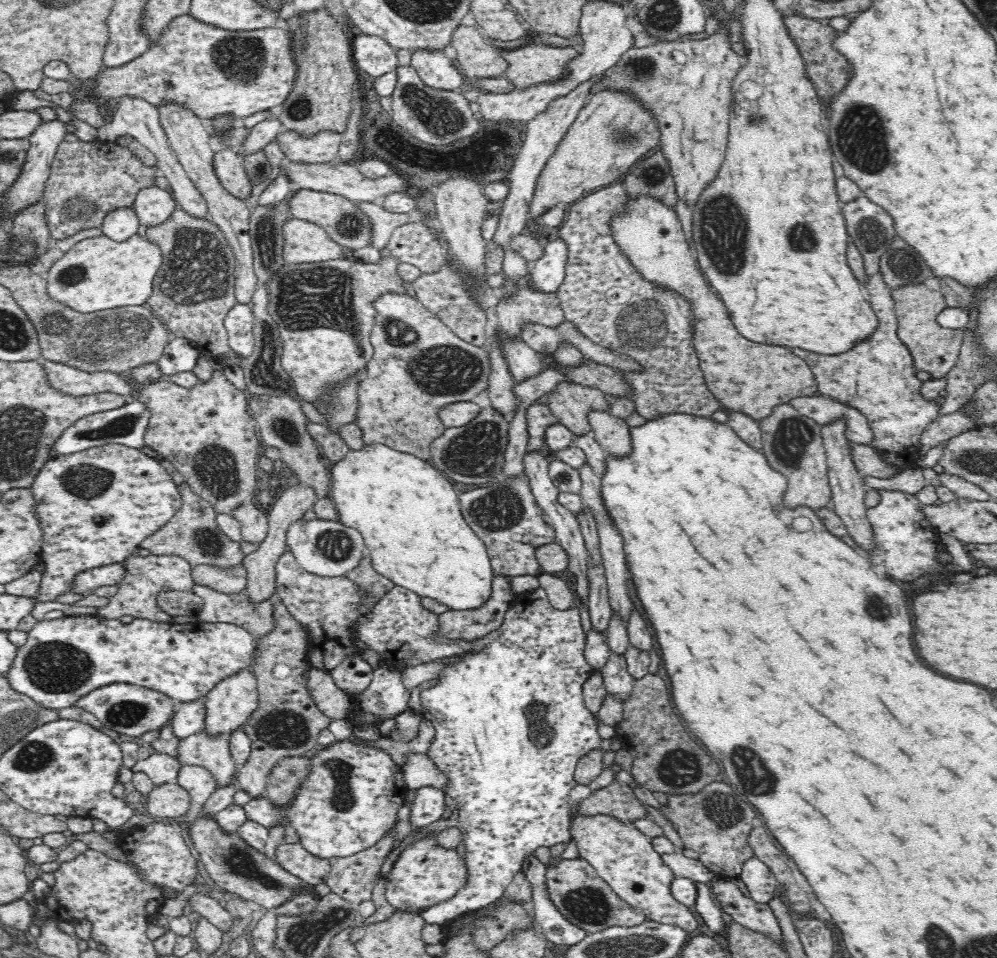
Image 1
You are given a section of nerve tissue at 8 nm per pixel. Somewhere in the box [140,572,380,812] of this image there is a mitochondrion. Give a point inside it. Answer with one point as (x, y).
(281, 728)

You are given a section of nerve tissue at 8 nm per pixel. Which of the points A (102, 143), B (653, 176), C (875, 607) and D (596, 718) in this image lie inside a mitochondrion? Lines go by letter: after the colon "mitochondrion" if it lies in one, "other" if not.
A: other
B: mitochondrion
C: mitochondrion
D: other

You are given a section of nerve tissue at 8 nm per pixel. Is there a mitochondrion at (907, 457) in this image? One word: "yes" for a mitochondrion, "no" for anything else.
no

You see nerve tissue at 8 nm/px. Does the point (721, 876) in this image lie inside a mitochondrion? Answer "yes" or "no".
no

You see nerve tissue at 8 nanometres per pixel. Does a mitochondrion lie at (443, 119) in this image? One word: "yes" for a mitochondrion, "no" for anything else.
yes

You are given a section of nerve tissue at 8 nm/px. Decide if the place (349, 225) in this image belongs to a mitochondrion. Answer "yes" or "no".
yes

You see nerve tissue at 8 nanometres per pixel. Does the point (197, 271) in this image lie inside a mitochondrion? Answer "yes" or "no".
yes

